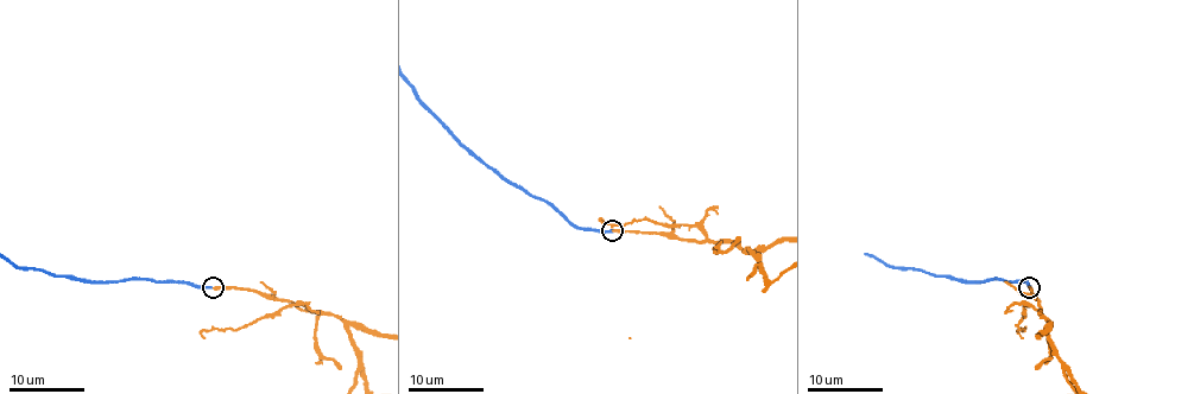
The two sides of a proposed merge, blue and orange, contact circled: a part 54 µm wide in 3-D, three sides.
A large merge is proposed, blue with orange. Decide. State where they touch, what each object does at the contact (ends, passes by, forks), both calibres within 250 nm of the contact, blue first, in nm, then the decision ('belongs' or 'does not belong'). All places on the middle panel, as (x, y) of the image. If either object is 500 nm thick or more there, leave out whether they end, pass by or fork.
(612, 230) | blue ends | orange ends | 190/200 nm | belongs

